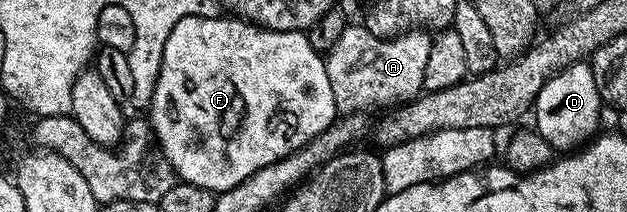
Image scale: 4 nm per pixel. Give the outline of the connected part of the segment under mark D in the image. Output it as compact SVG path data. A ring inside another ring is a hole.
M583 62L563 69L551 77L543 89L539 89L539 97L533 102L531 119L537 122L534 123L535 130L553 146L554 152L569 153L594 138L601 111L603 112L603 104L595 85L593 68L588 62Z

